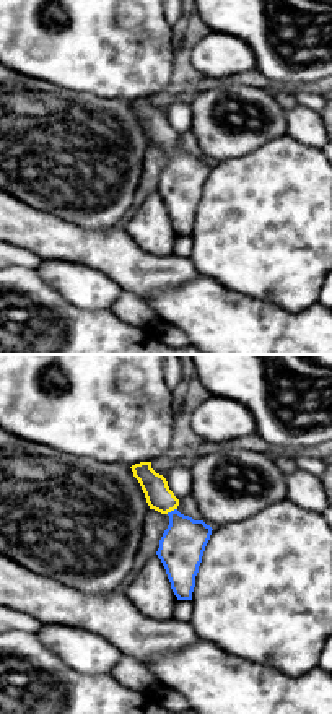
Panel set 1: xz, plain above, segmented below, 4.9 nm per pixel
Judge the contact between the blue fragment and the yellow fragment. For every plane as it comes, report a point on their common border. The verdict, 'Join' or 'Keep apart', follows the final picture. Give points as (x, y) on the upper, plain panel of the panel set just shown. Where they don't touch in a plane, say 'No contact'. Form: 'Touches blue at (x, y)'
Touches blue at (171, 147)

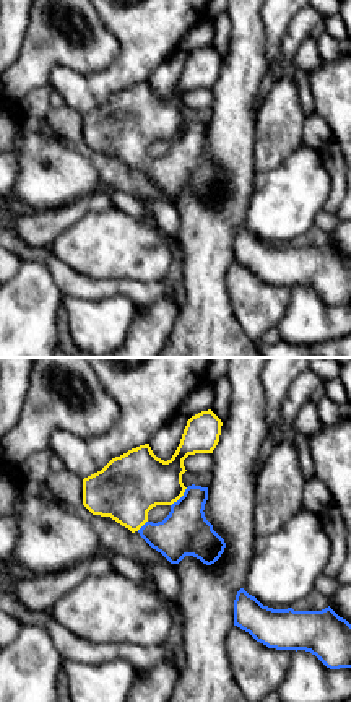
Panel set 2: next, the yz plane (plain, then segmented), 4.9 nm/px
Touches blue at (181, 134)

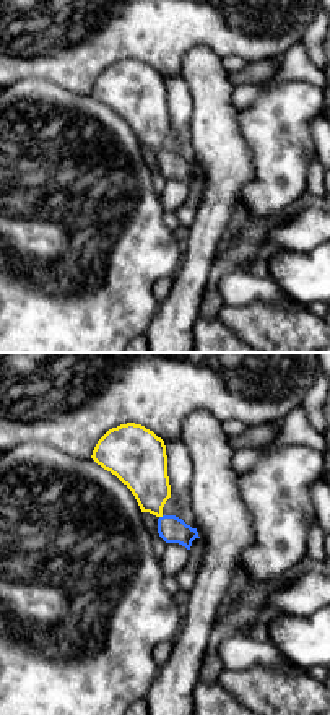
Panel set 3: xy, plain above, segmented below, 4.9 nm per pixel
Touches blue at (163, 152)

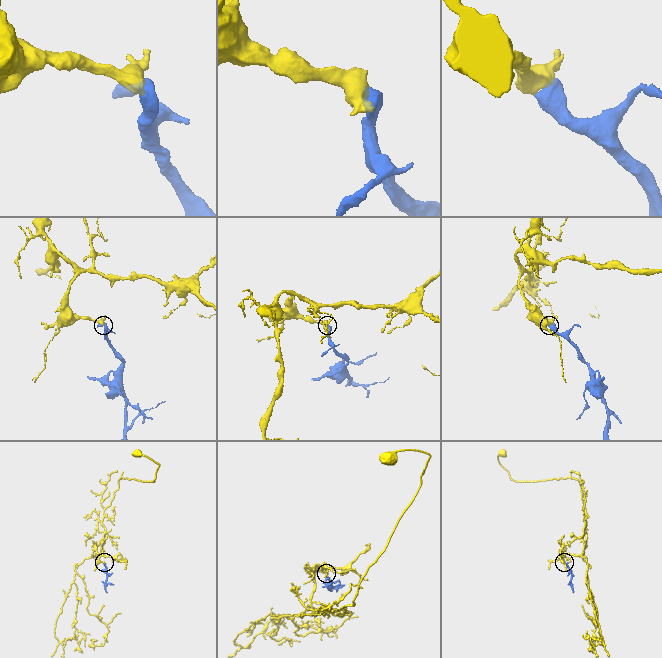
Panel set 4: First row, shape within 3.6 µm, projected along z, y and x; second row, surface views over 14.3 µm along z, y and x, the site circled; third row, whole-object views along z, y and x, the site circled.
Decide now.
Join

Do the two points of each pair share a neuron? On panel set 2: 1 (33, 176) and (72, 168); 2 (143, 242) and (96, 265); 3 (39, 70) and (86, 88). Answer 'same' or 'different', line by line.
1: same
2: same
3: different

